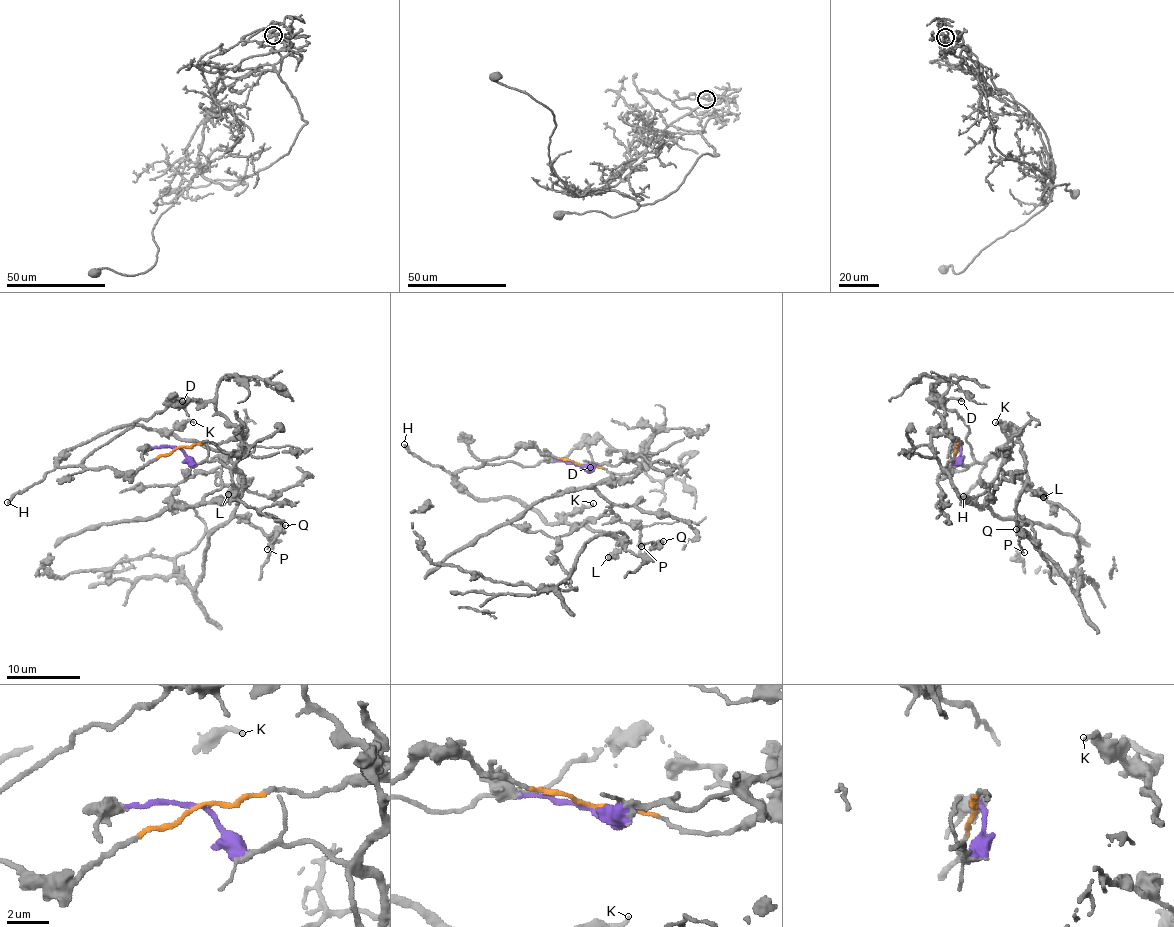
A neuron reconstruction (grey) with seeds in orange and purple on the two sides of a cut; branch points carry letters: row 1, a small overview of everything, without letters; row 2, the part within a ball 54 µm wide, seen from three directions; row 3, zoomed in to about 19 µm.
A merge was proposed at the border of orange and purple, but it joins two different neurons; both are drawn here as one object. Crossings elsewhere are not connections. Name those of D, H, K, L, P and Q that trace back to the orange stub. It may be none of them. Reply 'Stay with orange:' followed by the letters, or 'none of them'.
Stay with orange: H, K, L, P, Q

